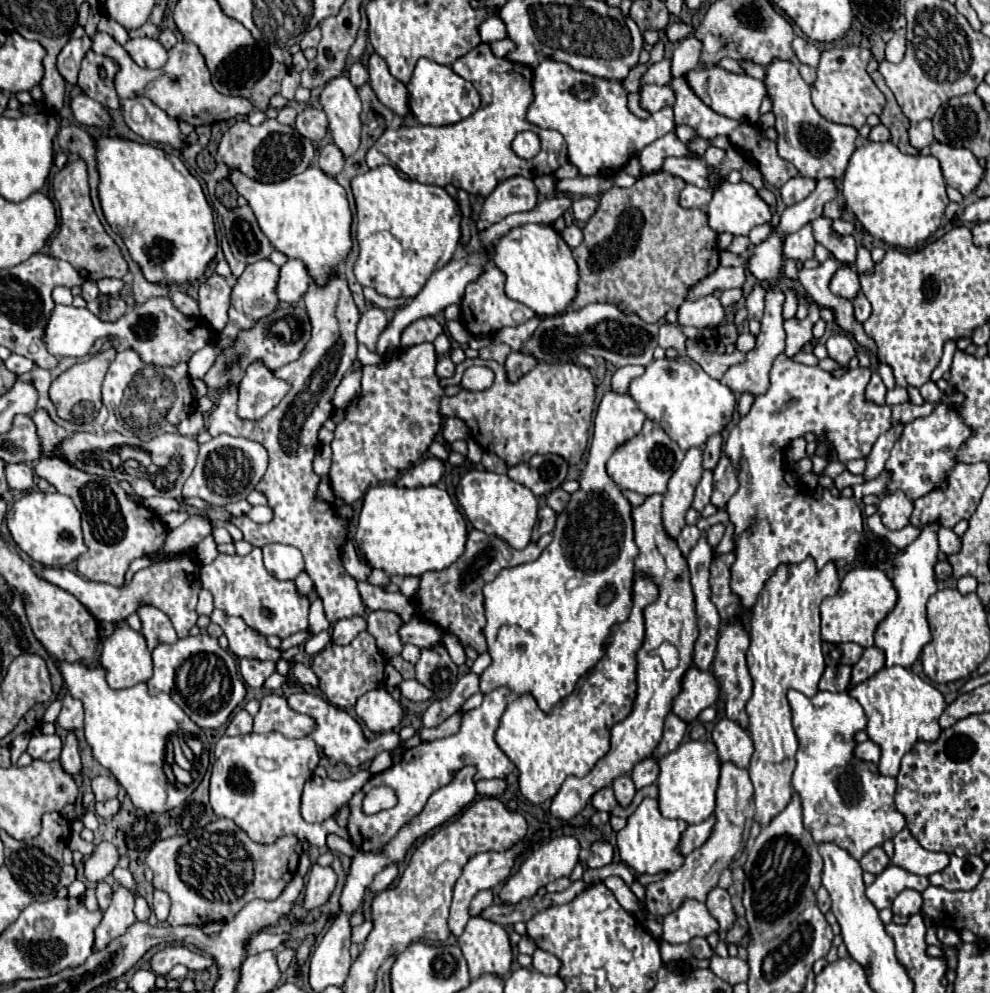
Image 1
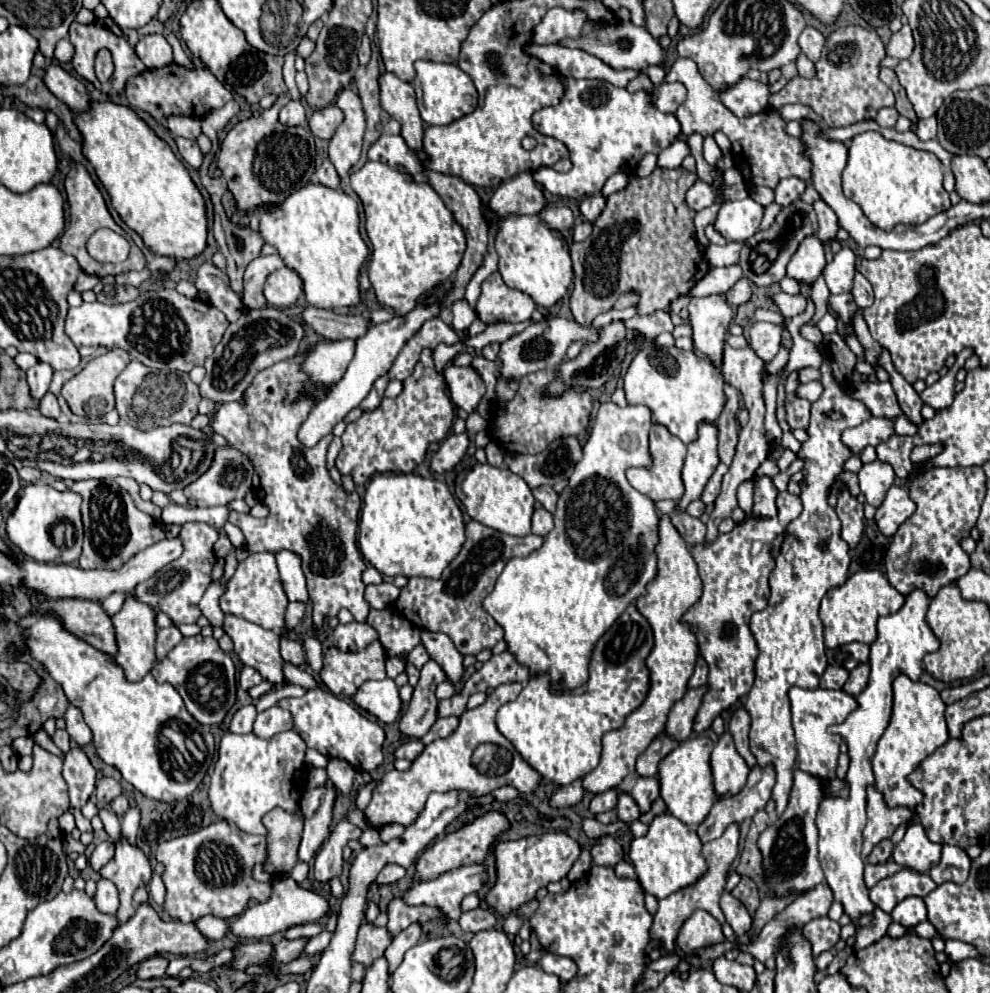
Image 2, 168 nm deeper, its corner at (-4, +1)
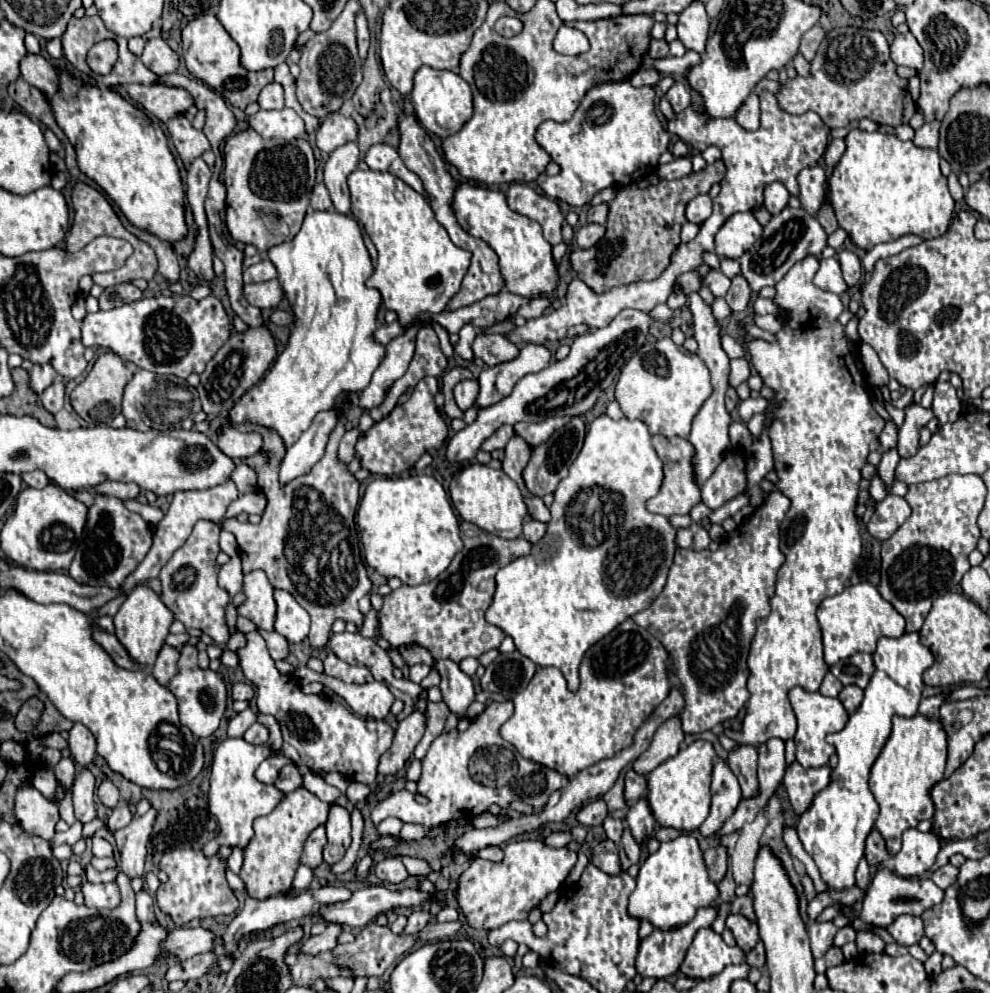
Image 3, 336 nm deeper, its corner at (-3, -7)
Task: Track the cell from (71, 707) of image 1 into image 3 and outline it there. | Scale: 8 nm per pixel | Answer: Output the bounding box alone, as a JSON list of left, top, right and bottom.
[69,723,95,765]

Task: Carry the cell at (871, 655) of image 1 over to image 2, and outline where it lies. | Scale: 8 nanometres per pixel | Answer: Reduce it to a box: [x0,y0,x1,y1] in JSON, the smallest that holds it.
[844,663,870,697]

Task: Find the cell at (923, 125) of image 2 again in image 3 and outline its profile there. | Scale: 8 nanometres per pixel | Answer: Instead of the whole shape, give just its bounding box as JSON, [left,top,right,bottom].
[913,121,941,149]

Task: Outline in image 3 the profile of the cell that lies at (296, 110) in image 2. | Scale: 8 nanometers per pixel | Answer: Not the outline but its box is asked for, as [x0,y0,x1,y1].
[245,107,305,139]

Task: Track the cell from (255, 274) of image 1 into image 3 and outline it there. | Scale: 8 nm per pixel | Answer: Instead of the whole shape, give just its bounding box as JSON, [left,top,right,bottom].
[243,259,277,283]

